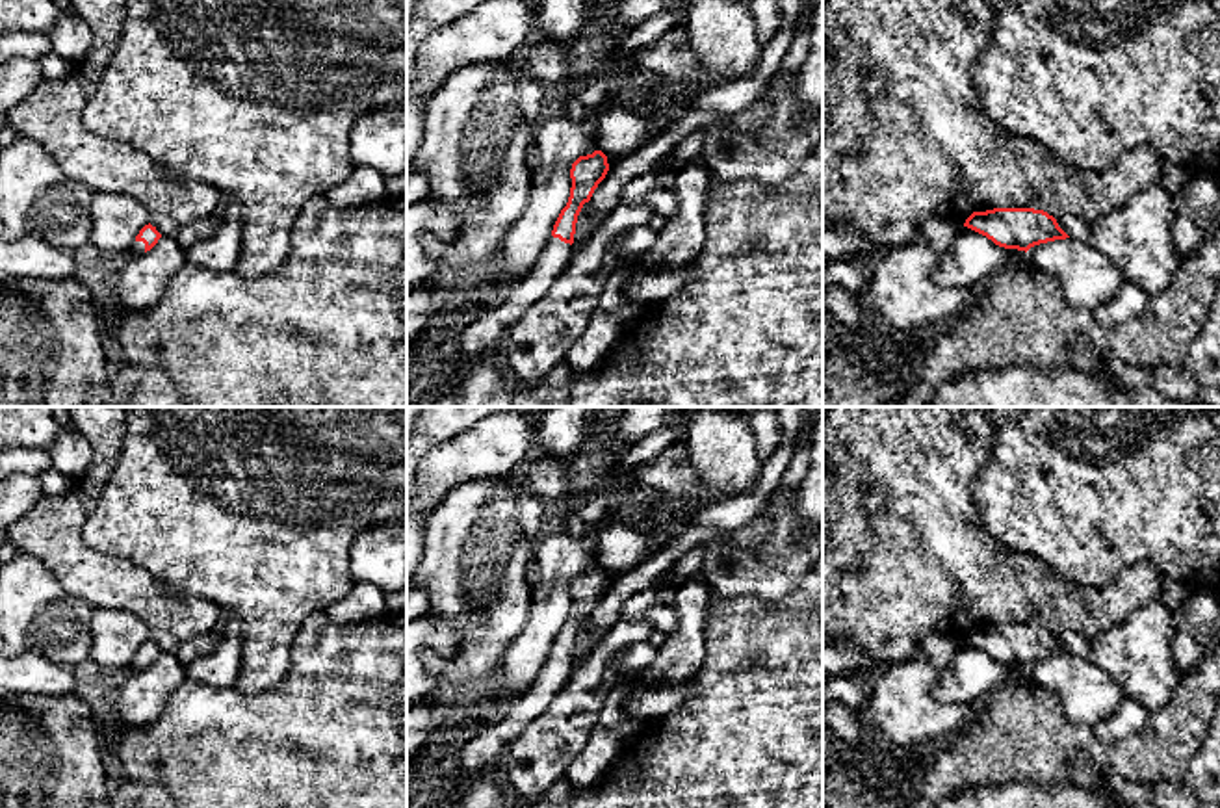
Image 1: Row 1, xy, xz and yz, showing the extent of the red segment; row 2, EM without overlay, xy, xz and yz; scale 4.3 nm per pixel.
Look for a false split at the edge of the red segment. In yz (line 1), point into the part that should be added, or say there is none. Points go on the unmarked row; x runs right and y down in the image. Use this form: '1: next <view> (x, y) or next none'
1: next none

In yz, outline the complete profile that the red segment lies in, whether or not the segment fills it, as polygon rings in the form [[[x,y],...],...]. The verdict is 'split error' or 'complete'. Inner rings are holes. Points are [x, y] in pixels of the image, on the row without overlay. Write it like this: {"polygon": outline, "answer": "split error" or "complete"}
{"polygon": [[[993,624],[973,628],[964,643],[1005,665],[1029,667],[1034,661],[1070,654],[1053,632],[1034,624]]], "answer": "complete"}

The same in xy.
{"polygon": [[[150,639],[145,641],[136,652],[130,671],[143,671],[150,667],[158,659],[160,654],[162,650],[156,646],[156,643],[152,643]]], "answer": "split error"}

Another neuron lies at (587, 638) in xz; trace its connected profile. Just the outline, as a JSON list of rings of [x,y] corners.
[[[591,617],[583,620],[579,632],[578,632],[578,639],[576,639],[576,650],[574,650],[574,659],[572,663],[585,663],[587,656],[594,650],[594,646],[598,645],[598,641],[607,633],[609,630],[605,630],[604,633],[596,633],[592,624],[591,624]]]

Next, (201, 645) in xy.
[[[223,622],[206,633],[199,633],[188,641],[182,641],[176,648],[176,658],[184,663],[189,665],[195,659],[206,658],[208,654],[212,654],[223,641],[225,637],[225,630],[223,630]]]

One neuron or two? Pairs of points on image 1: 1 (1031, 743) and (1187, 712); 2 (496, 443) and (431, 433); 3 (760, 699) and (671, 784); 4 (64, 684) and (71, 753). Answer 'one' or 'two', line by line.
1: one
2: two
3: one
4: two

